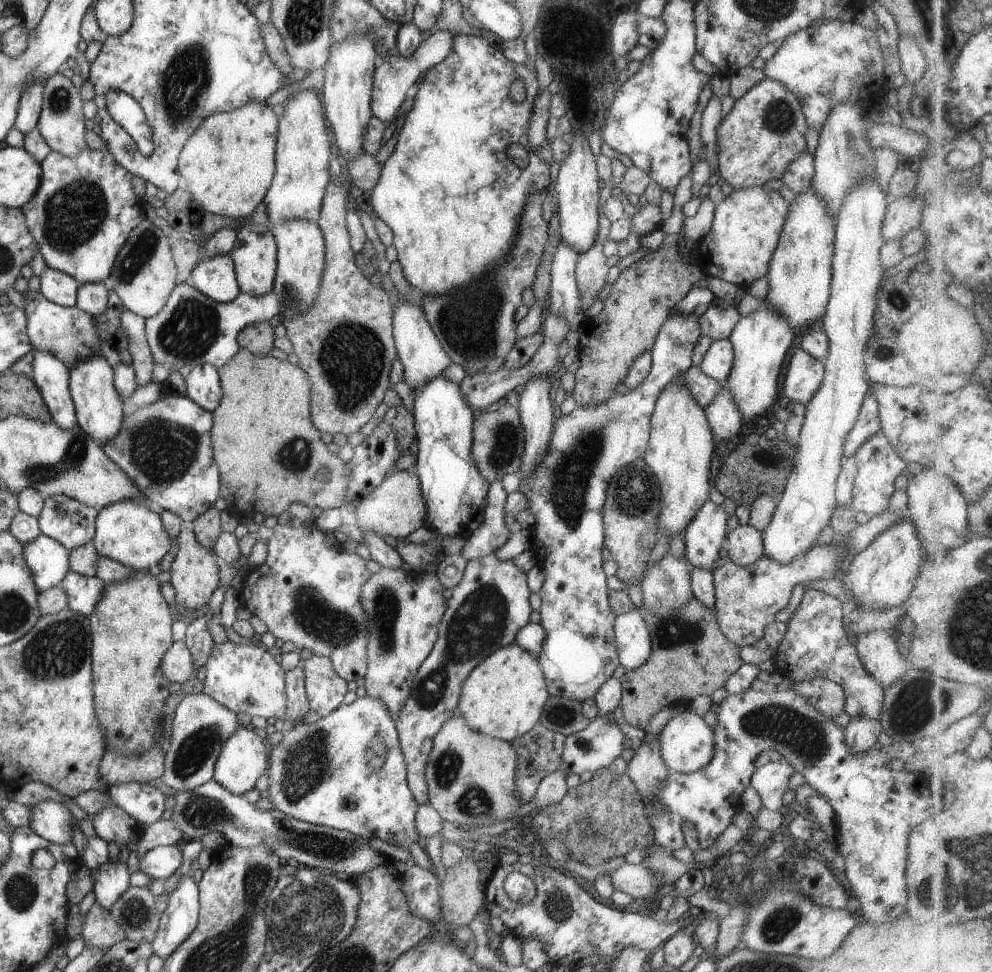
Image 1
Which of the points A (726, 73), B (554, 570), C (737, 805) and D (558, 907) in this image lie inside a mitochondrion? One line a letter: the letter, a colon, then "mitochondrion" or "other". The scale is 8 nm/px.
A: other
B: other
C: other
D: mitochondrion

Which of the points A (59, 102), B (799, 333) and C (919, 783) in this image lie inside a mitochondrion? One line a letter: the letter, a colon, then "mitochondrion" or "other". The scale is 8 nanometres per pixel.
A: mitochondrion
B: other
C: other

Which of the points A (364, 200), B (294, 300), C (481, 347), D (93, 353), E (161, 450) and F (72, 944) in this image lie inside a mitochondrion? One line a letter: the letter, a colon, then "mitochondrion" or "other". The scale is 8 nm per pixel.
A: other
B: mitochondrion
C: mitochondrion
D: other
E: mitochondrion
F: other

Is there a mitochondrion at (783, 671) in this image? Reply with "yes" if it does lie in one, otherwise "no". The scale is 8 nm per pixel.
no

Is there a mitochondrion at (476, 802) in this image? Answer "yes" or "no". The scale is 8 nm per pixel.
yes

